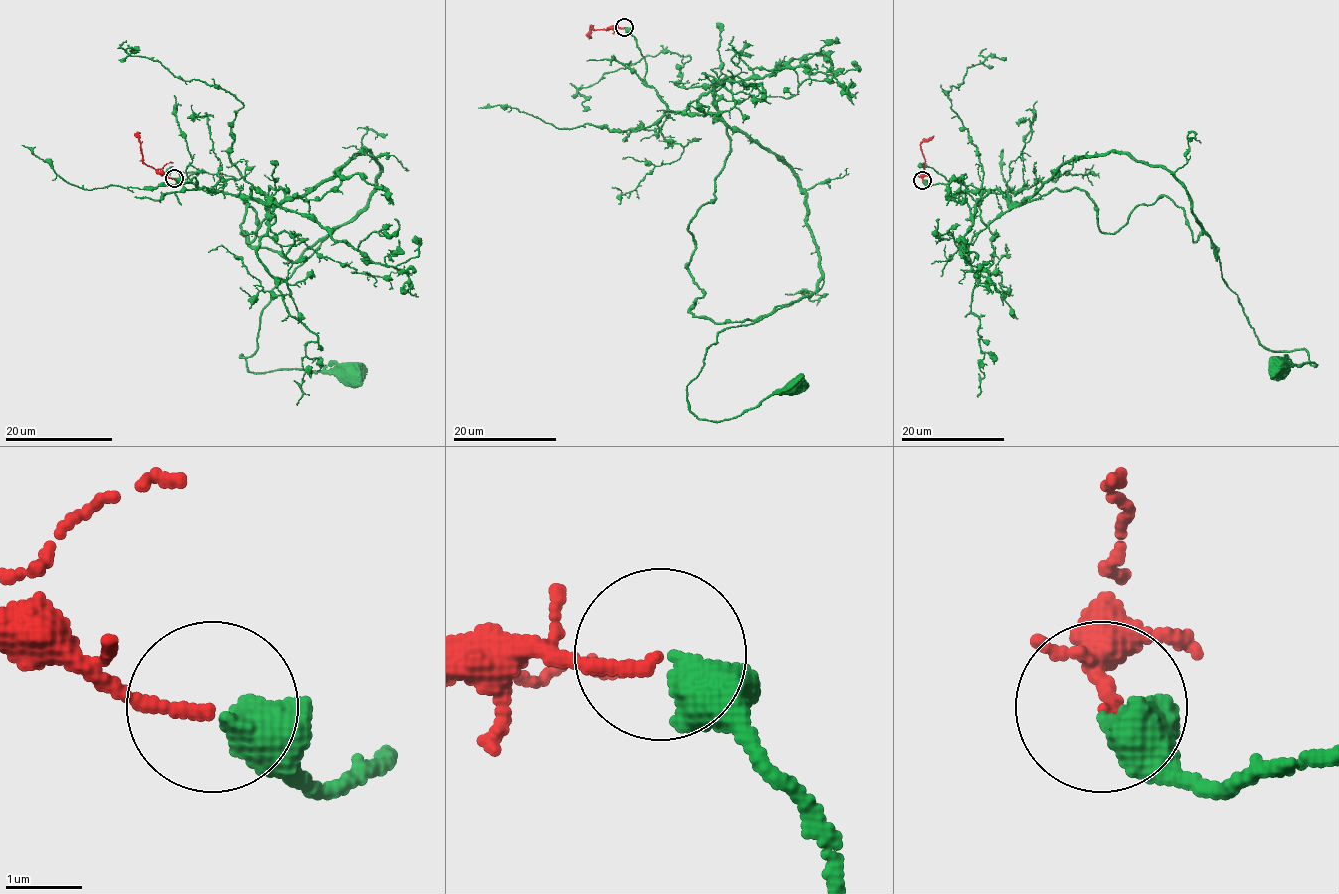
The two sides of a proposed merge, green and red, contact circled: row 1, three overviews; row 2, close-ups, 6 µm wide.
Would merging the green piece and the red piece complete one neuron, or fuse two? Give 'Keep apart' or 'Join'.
Join

